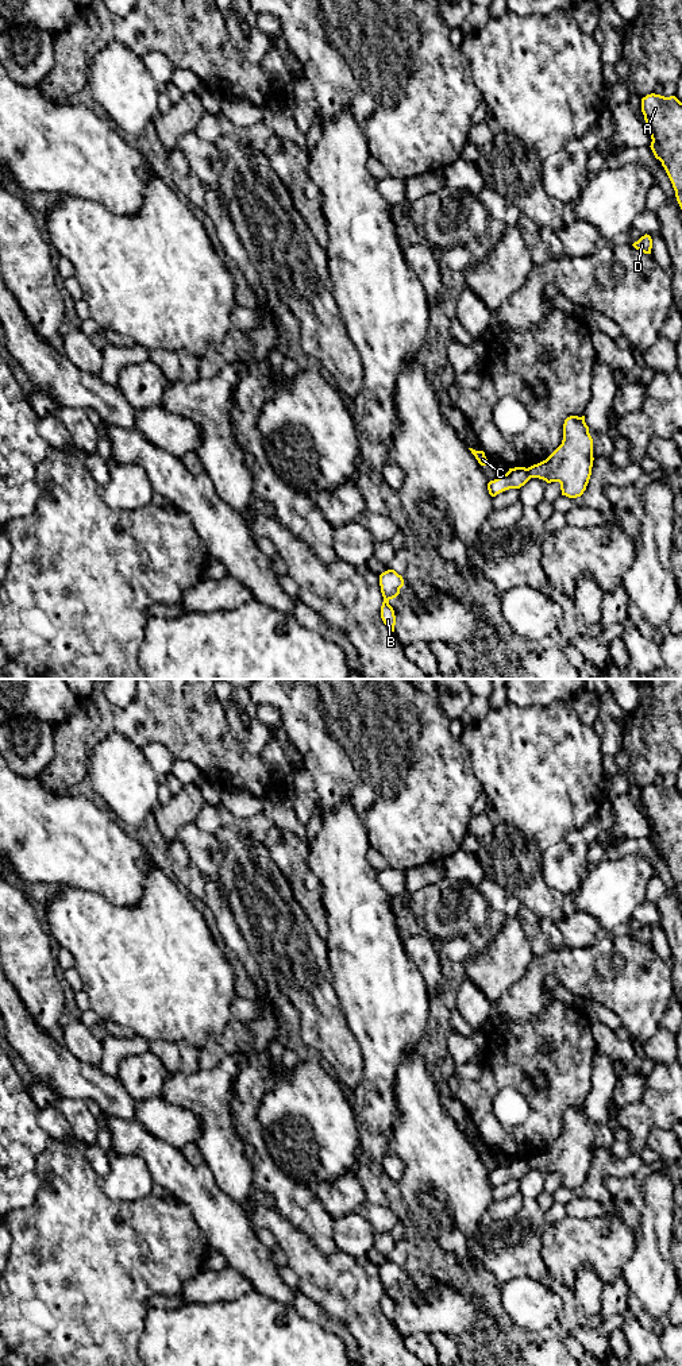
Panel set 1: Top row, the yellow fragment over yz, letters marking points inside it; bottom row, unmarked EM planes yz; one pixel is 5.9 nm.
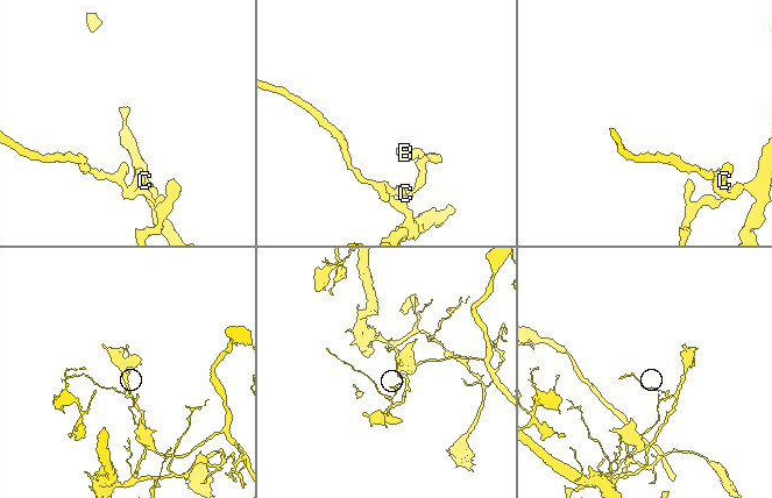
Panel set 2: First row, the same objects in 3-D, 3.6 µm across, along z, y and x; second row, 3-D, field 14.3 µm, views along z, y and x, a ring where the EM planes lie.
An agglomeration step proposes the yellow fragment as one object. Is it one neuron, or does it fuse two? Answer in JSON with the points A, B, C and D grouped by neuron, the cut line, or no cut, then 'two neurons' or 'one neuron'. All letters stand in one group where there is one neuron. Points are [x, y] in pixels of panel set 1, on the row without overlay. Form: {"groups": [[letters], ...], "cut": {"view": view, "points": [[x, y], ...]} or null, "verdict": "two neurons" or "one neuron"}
{"groups": [["A", "D"], ["B", "C"]], "cut": {"view": "yz", "points": [[527, 1160], [530, 1169]]}, "verdict": "two neurons"}

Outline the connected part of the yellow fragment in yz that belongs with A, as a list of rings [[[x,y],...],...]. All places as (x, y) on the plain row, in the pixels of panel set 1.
[[[647,786],[641,803],[651,826],[651,841],[662,853],[682,900],[682,794],[675,788]]]

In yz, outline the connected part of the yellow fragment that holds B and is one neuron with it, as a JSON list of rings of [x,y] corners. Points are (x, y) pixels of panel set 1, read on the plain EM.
[[[388,1261],[379,1266],[379,1277],[384,1288],[381,1297],[381,1309],[384,1315],[394,1323],[396,1307],[389,1292],[400,1285],[400,1280],[404,1277],[404,1270],[394,1261]]]

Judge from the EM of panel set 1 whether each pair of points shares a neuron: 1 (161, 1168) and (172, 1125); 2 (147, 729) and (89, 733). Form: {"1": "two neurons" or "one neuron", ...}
{"1": "two neurons", "2": "one neuron"}

